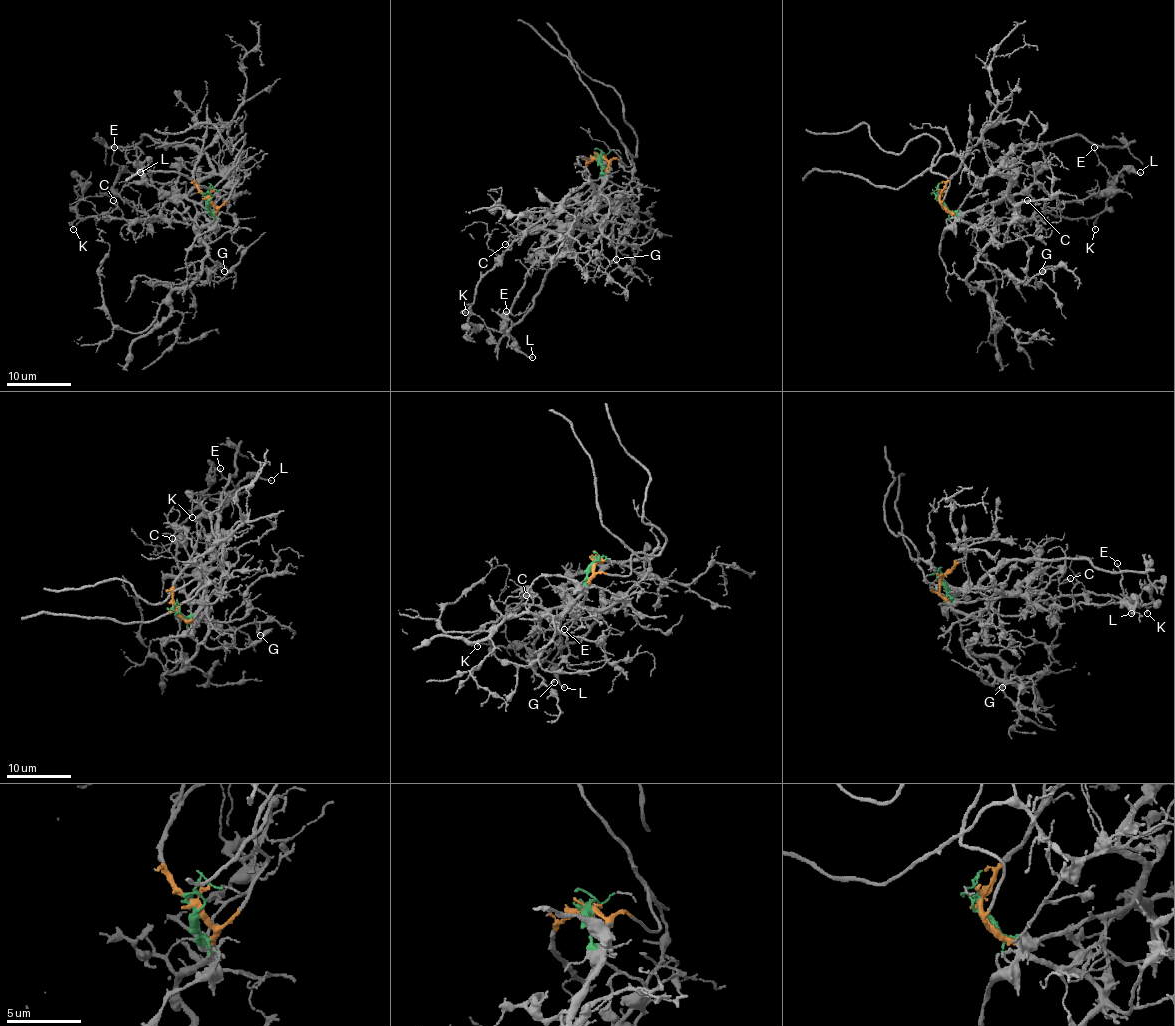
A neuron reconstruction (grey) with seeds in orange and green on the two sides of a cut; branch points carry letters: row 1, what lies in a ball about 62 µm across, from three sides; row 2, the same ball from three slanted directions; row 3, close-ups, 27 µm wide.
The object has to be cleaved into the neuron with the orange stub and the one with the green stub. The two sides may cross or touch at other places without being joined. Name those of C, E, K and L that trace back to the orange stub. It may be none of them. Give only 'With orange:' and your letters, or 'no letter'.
With orange: no letter

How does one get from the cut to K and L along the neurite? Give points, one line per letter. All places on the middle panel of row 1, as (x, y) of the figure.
K: (600, 156), (602, 187), (584, 214), (576, 222), (558, 230), (523, 233), (476, 288), (474, 303), (465, 312)
L: (600, 156), (600, 193), (576, 222), (563, 225), (548, 236), (508, 315), (505, 328), (521, 351), (532, 357)

